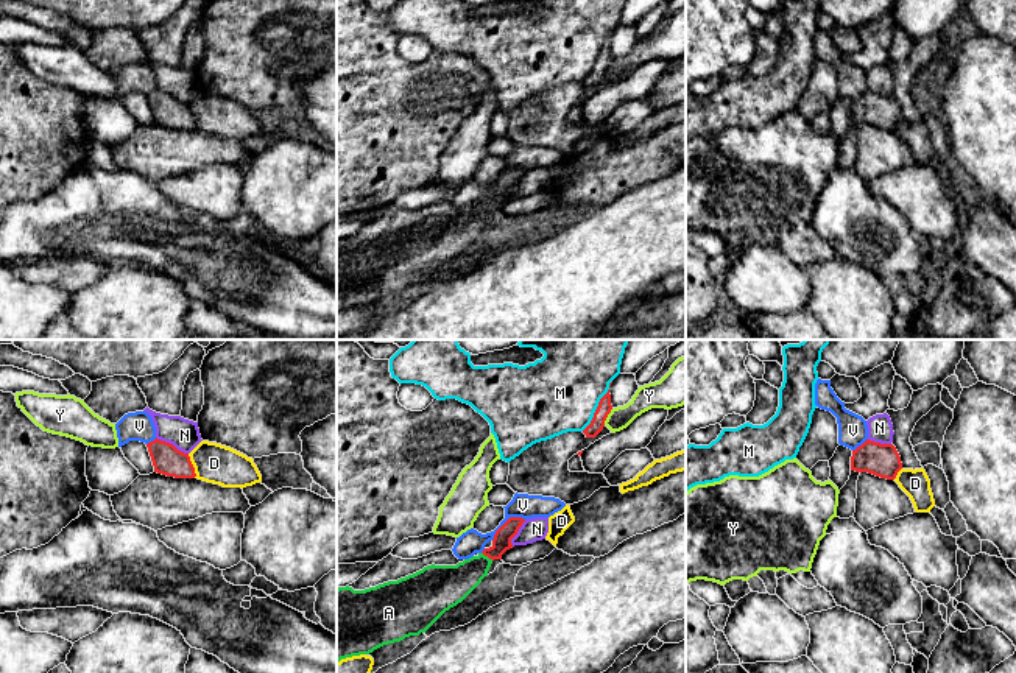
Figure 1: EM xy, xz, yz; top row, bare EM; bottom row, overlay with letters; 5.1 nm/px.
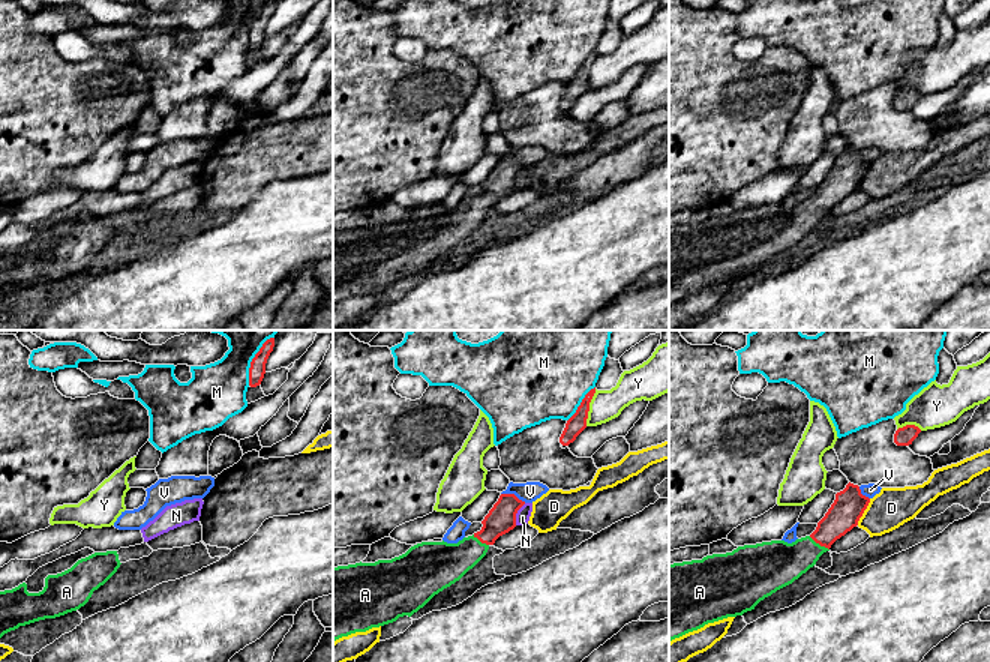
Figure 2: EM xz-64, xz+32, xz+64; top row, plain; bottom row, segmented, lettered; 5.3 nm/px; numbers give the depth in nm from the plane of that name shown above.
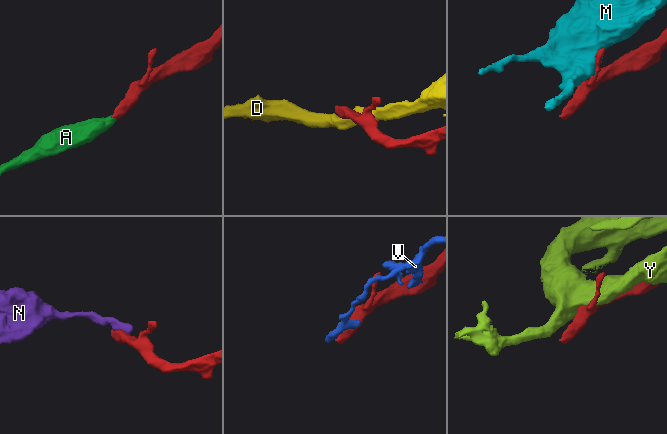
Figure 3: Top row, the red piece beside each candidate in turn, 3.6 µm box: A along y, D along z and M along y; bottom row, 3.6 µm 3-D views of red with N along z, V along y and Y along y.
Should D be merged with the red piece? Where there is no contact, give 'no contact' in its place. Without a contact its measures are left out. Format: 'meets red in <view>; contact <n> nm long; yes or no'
meets red in xy; contact 130 nm long; no

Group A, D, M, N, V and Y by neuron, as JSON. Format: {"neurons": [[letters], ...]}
{"neurons": [["A"], ["D"], ["M"], ["N"], ["V"], ["Y"]]}

